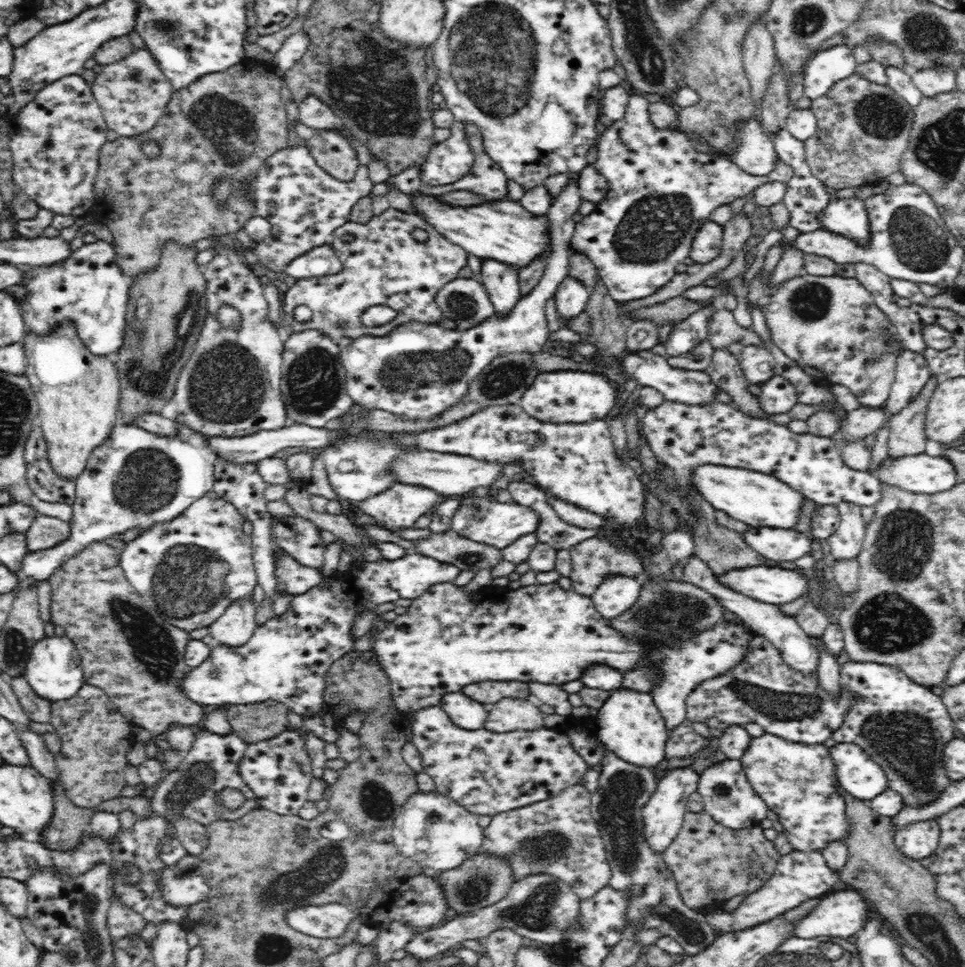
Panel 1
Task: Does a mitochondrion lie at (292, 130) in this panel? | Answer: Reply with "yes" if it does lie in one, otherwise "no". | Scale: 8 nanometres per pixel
no

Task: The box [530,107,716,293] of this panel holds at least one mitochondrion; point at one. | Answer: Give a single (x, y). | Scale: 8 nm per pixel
(652, 228)

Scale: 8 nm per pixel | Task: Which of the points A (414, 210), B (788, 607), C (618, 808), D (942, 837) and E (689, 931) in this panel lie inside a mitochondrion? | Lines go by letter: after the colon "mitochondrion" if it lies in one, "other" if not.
A: other
B: other
C: mitochondrion
D: other
E: mitochondrion

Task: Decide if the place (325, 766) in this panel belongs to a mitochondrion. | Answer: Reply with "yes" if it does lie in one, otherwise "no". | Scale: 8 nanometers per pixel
no

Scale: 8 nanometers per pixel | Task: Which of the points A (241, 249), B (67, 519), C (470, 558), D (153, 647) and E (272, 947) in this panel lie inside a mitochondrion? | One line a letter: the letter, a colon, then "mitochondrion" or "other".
A: other
B: other
C: mitochondrion
D: mitochondrion
E: mitochondrion

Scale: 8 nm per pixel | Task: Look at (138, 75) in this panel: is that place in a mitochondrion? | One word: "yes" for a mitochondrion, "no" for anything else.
yes

